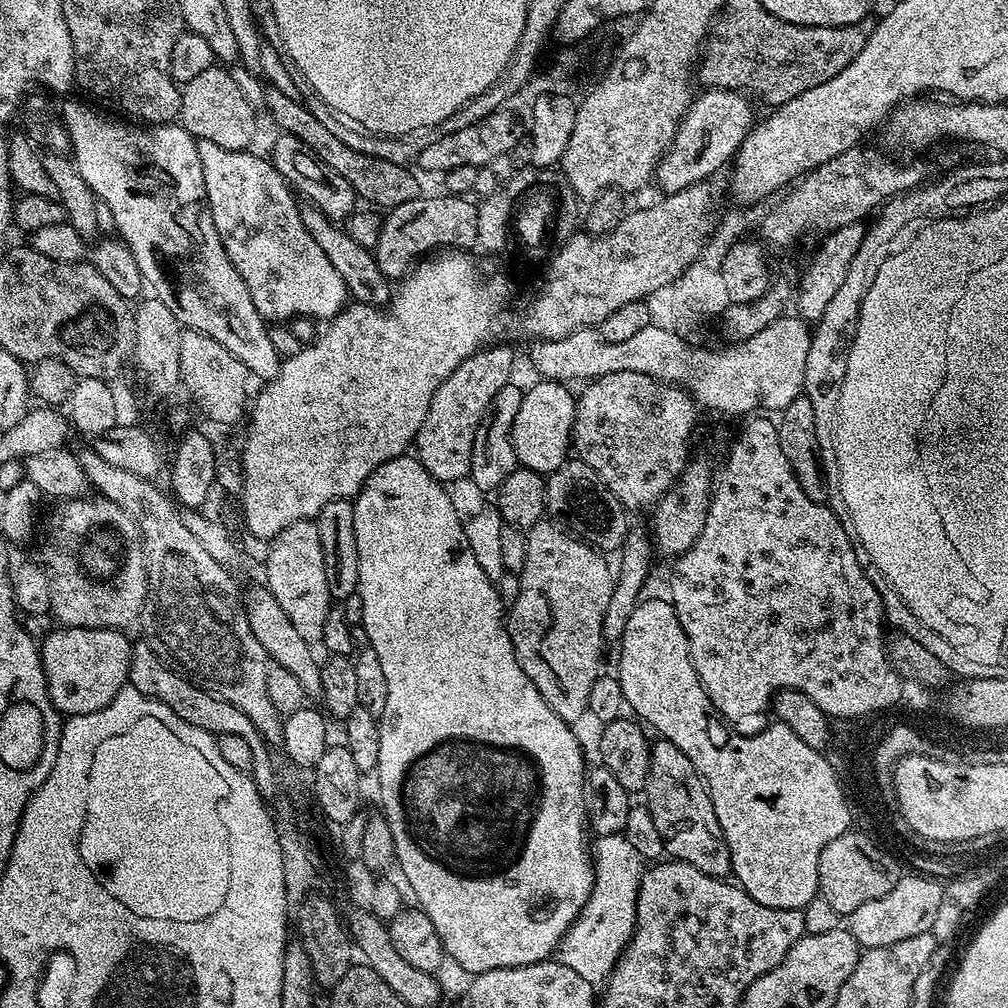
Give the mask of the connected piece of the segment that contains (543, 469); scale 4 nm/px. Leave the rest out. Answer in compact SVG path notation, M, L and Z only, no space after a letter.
M547 378L537 379L537 384L525 391L518 418L514 418L512 441L516 459L523 467L541 474L551 474L564 465L570 456L572 423L576 417L577 397L567 383Z

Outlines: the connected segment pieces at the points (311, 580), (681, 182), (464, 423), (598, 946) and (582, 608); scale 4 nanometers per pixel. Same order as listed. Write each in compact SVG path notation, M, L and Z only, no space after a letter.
M315 519L290 522L267 541L268 557L264 560L263 583L277 599L290 624L309 642L322 641L326 614L334 606L330 586L326 582L326 565L322 563L322 542L318 539Z
M708 90L703 94L705 96L697 95L689 105L687 115L677 126L676 136L673 138L672 144L664 156L660 158L656 167L655 183L660 183L665 188L663 190L665 193L680 192L692 184L707 181L709 179L707 176L714 175L724 163L727 165L735 157L736 151L740 149L742 142L754 127L754 119L752 120L753 101L751 99L745 98L738 92L723 90Z
M496 342L485 346L466 358L441 382L432 395L426 418L416 431L414 456L434 479L445 486L469 475L472 470L474 438L480 422L494 402L498 390L512 379L512 352L506 345Z
M625 835L602 836L594 844L594 867L596 869L595 882L592 892L580 912L580 919L569 928L567 935L558 945L559 963L572 970L580 979L590 982L603 983L611 975L626 944L632 938L636 925L637 895L640 892L642 879L646 871L646 862L638 850L628 842Z
M542 519L526 532L526 566L518 573L518 598L510 605L510 620L514 625L511 638L522 670L534 682L545 702L561 718L575 722L580 715L588 712L590 686L594 686L596 677L602 672L600 647L605 647L606 644L604 619L612 597L614 572L613 569L608 569L603 551L593 548L579 535L571 536L570 533L563 532L558 525L551 524L550 520Z

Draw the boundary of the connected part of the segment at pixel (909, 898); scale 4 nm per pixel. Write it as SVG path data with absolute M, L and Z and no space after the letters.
M901 875L890 894L882 894L882 898L874 898L874 902L865 902L847 917L846 927L854 934L861 949L890 946L894 942L902 942L902 938L914 938L914 934L931 932L942 902L944 884L930 876L911 875Z

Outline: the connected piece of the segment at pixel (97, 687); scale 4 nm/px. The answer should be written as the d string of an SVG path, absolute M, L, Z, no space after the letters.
M60 626L57 629L49 631L39 645L50 702L65 717L102 710L128 684L133 645L128 640L129 633L114 628Z

